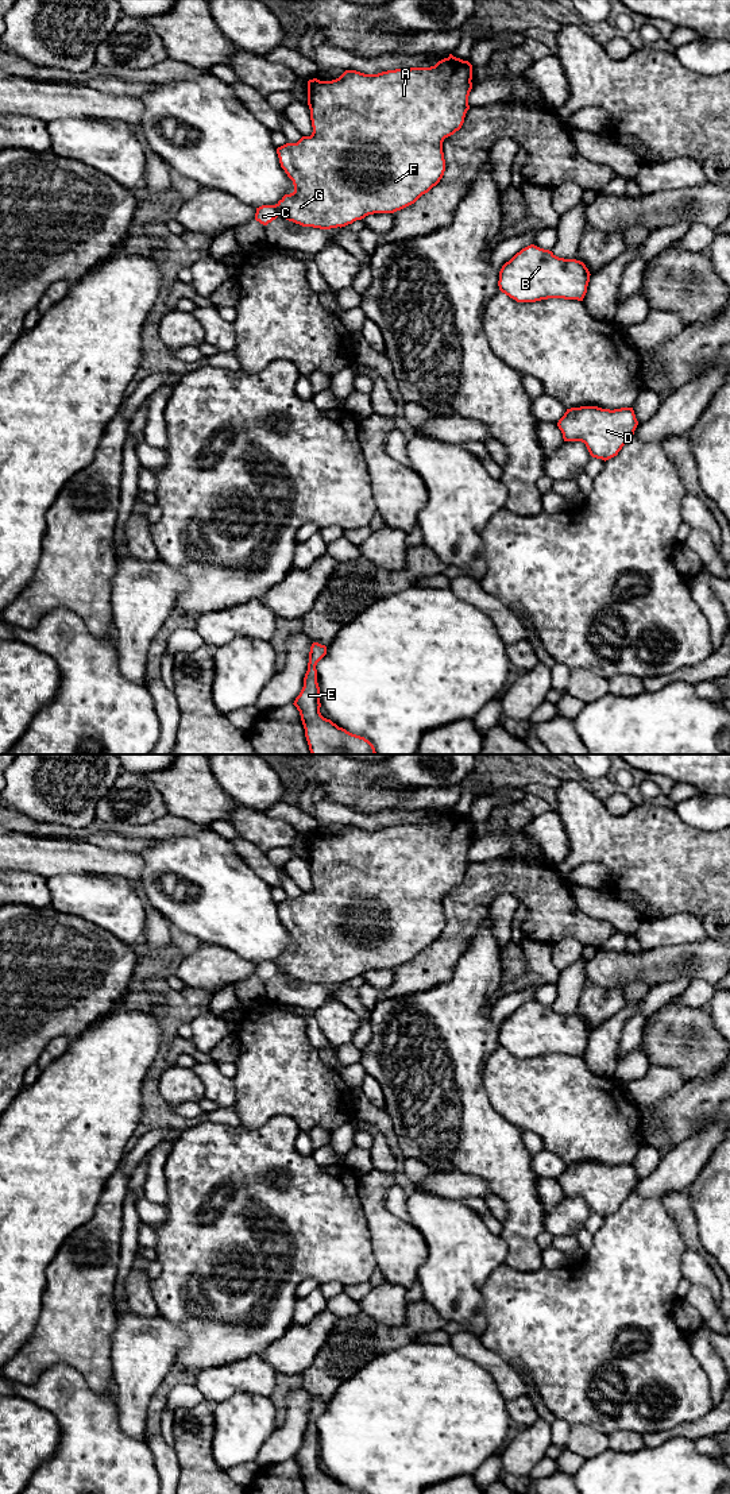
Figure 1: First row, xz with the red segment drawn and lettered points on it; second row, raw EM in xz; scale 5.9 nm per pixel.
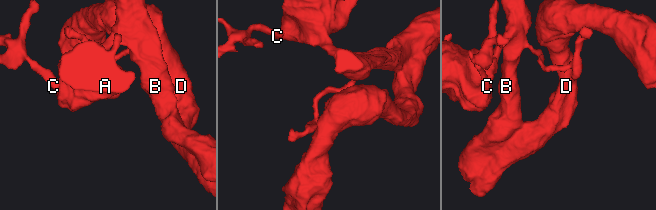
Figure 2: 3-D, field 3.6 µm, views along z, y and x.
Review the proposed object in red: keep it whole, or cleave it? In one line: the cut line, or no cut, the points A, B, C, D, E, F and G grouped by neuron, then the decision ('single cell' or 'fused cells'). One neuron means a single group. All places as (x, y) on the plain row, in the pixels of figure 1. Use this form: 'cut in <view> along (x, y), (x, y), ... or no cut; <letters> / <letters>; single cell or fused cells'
cut in xz along (274, 961), (279, 969); A B D E F G / C; fused cells

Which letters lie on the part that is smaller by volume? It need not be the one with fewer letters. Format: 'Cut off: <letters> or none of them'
Cut off: C

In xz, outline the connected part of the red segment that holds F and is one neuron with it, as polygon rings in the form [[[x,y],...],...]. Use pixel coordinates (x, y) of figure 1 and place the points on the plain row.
[[[449,810],[430,823],[387,826],[364,830],[345,826],[339,834],[308,837],[308,861],[313,888],[297,899],[277,904],[281,923],[293,937],[294,947],[277,960],[279,970],[302,983],[331,985],[345,983],[374,969],[394,969],[414,960],[444,931],[443,897],[464,879],[472,845],[472,821]]]

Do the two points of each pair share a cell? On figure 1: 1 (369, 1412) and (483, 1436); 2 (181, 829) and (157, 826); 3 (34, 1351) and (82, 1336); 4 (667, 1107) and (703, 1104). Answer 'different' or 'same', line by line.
1: same
2: same
3: same
4: same

